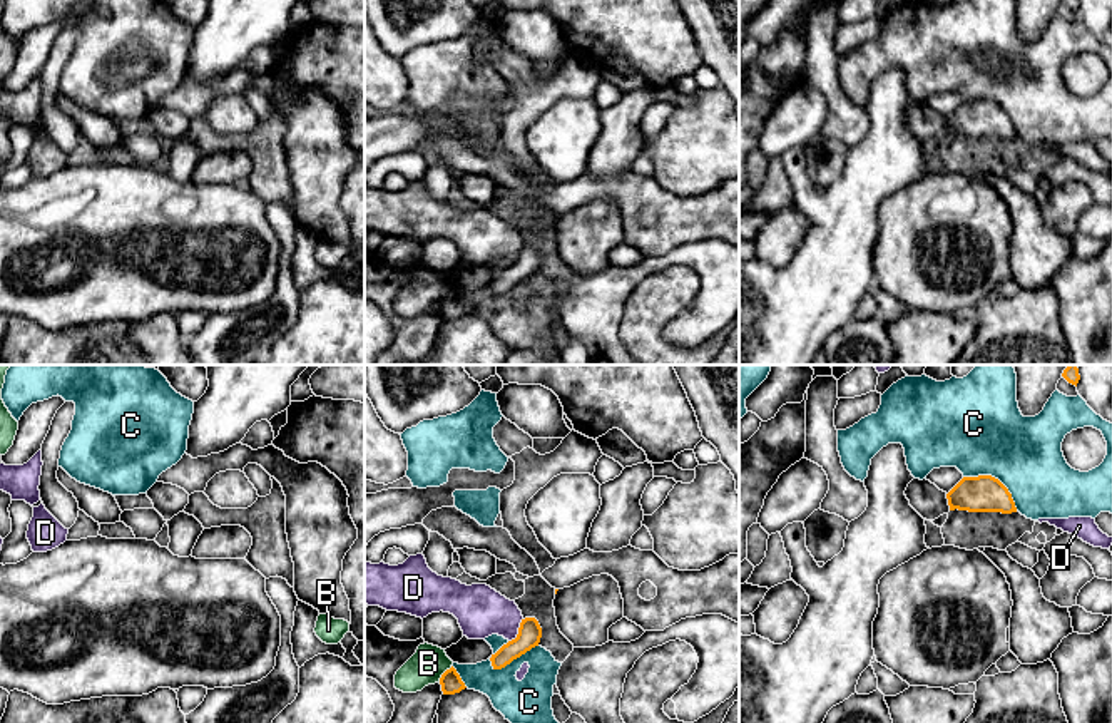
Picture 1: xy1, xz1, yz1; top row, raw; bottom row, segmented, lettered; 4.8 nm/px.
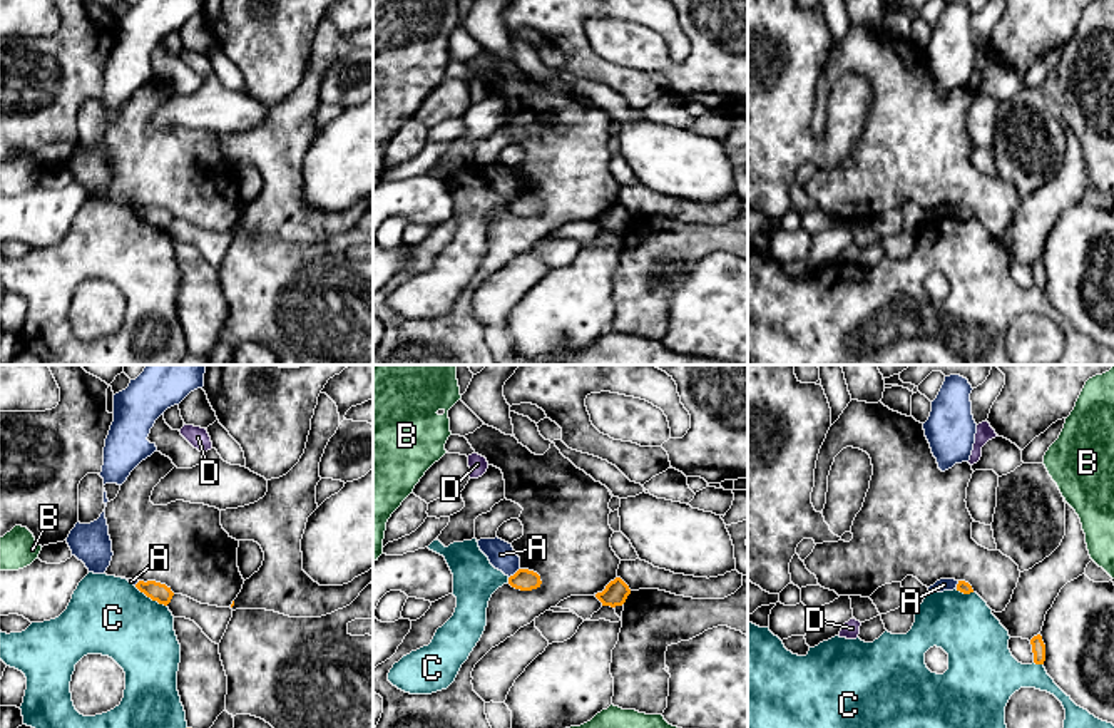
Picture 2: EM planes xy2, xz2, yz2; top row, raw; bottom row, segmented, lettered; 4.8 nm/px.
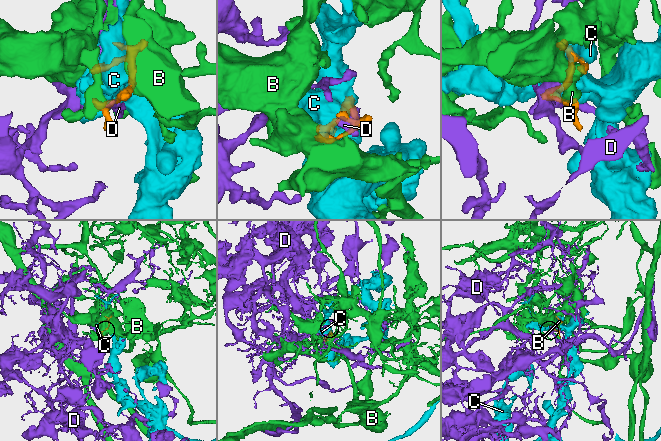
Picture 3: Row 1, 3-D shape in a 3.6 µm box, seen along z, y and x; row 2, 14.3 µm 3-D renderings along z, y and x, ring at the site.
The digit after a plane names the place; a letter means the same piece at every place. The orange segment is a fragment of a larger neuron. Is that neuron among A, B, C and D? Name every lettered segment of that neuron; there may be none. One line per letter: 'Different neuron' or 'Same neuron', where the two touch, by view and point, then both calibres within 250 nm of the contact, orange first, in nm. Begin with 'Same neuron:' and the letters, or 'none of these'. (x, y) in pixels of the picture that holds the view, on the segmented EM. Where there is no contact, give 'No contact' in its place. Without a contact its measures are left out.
Same neuron: none of these
A: Different neuron. Touches orange at xz2 (516, 573). Thickness 110 nm (orange) against 130 nm
B: Different neuron. Touches orange at xz1 (443, 673). Thickness 100 nm (orange) against 170 nm
C: Different neuron. Touches orange at yz1 (994, 477). Thickness 180 nm (orange) against 440 nm
D: Different neuron. Touches orange at xz1 (519, 631). Thickness 110 nm (orange) against 240 nm

